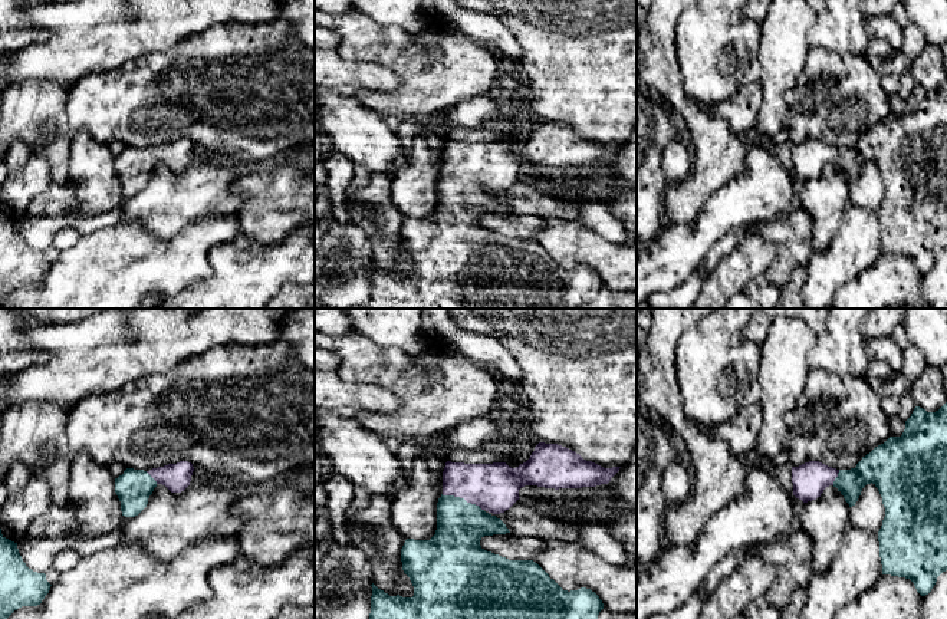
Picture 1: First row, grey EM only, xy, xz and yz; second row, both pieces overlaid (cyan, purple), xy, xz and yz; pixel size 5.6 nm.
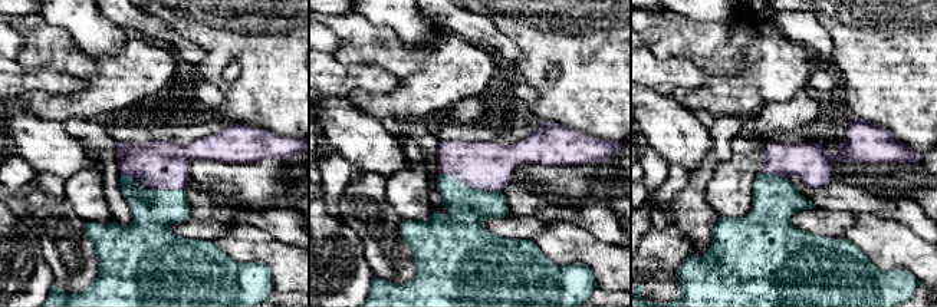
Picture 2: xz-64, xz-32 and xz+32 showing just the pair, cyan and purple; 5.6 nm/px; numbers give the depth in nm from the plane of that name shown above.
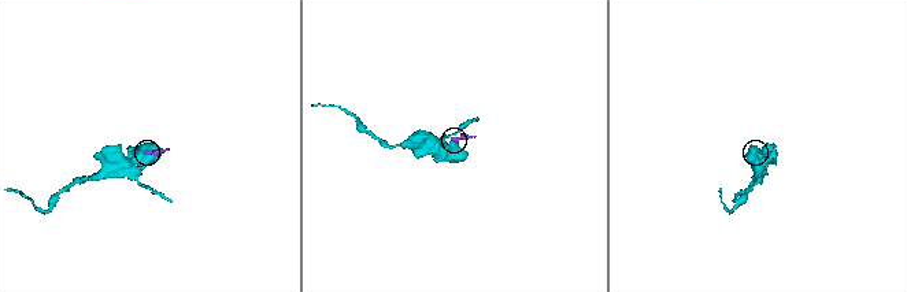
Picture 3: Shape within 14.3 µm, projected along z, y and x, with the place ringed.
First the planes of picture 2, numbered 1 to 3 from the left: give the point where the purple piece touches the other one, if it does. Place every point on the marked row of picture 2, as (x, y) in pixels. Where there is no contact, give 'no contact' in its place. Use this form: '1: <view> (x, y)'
1: xz-64 (167, 190)
2: xz-32 (469, 185)
3: xz+32 (773, 174)

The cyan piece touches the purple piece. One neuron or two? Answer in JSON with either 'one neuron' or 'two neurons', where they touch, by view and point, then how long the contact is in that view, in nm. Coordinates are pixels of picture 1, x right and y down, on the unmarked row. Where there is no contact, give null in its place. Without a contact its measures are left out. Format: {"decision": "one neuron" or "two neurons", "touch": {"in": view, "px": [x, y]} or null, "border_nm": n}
{"decision": "one neuron", "touch": {"in": "xz", "px": [463, 177]}, "border_nm": 260}

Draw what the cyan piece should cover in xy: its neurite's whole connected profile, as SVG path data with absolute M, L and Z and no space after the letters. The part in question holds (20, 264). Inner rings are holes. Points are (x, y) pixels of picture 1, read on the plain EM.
M0 207L0 309L19 286L40 283L50 264L45 251L26 244L17 221L6 217Z

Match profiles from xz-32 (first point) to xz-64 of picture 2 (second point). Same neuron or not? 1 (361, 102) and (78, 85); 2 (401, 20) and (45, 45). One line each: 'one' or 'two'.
1: two
2: two

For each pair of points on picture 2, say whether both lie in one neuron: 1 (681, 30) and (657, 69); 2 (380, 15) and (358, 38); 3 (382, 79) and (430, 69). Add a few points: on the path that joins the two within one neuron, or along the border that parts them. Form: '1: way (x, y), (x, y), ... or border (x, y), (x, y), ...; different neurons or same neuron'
1: border (647, 46), (658, 58), (686, 58), (697, 66); different neurons
2: border (359, 15), (375, 25), (388, 26), (401, 42); different neurons
3: border (365, 63), (388, 71), (400, 85); different neurons

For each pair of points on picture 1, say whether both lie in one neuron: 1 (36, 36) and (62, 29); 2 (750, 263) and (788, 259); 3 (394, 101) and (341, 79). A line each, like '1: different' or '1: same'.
1: different
2: different
3: different

